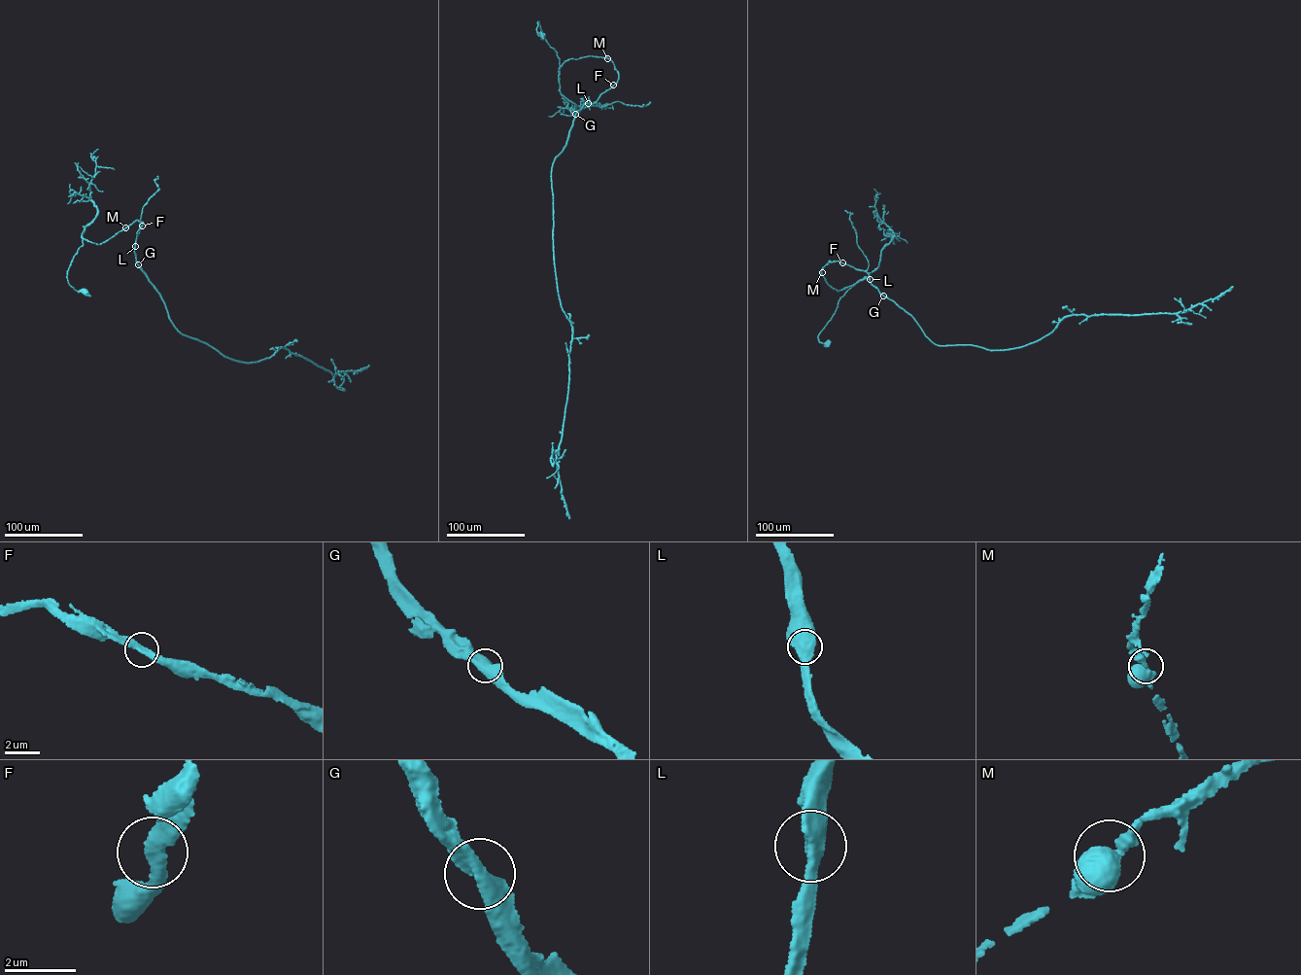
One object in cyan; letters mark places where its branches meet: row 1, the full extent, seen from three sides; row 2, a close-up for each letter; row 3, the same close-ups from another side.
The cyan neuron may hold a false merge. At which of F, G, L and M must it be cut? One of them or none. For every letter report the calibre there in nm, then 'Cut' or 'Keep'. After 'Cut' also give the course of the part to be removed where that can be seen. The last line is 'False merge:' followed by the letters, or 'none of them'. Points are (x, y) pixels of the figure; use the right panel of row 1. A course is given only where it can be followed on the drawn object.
F: Thickness 360 nm. Keep
G: Thickness 550 nm. Keep
L: Thickness 600 nm. Keep
M: Thickness 600 nm. Keep
False merge: none of them

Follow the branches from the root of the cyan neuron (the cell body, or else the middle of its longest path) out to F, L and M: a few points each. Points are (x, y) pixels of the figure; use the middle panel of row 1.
F: (542, 35), (536, 31), (538, 21), (560, 66), (572, 58), (608, 58), (618, 74), (614, 85)
L: (542, 35), (536, 31), (538, 21), (560, 66), (569, 59), (590, 55), (613, 63), (617, 83), (588, 103)
M: (542, 35), (536, 31), (538, 21), (547, 42), (556, 51), (560, 66), (570, 58), (590, 55), (607, 58)

